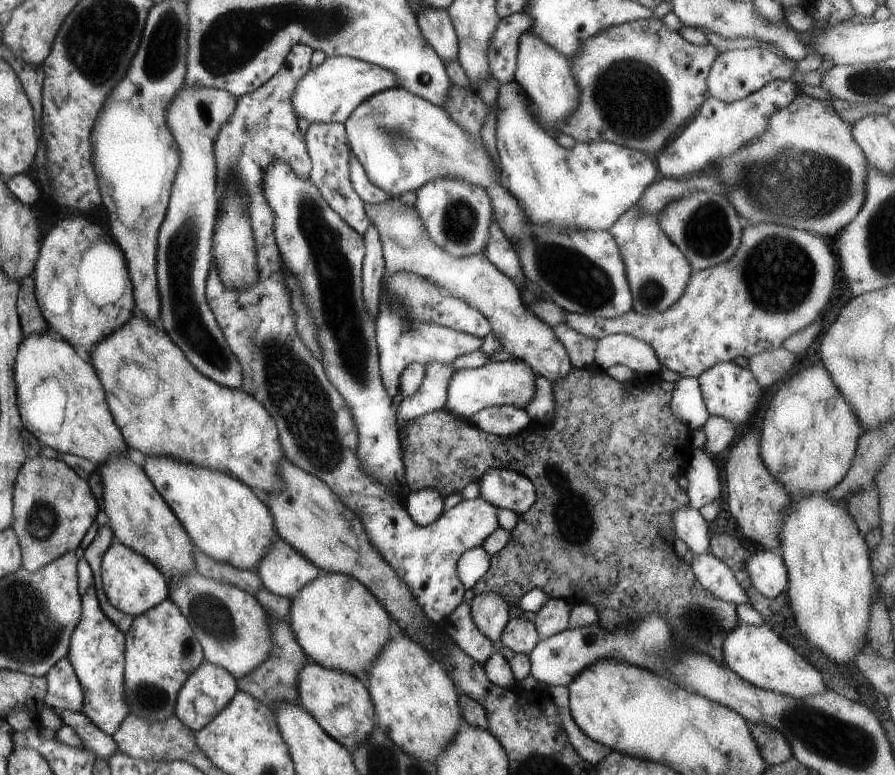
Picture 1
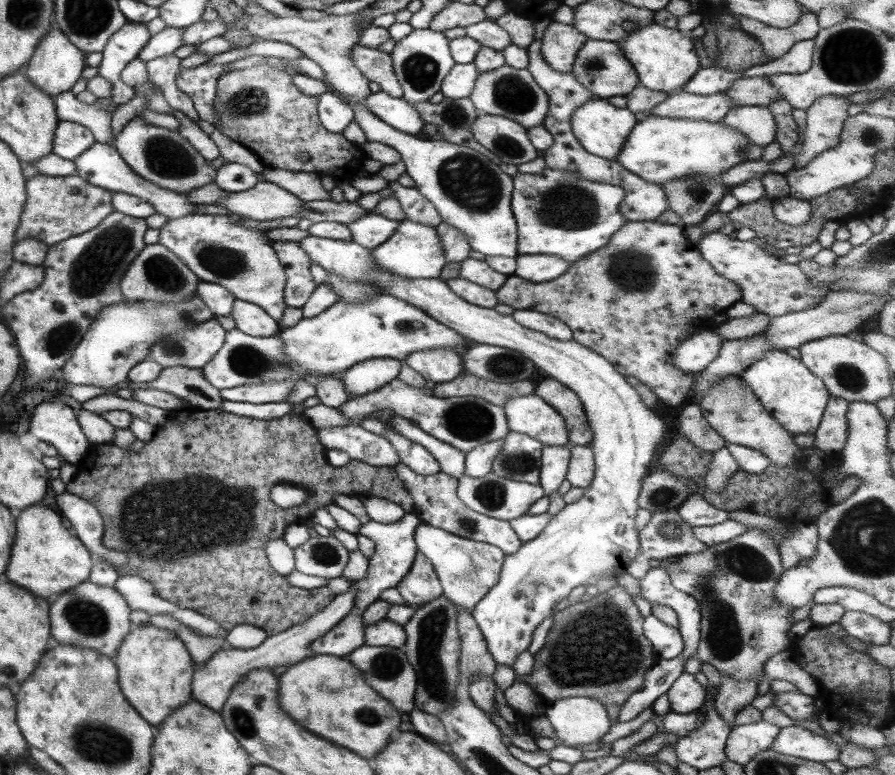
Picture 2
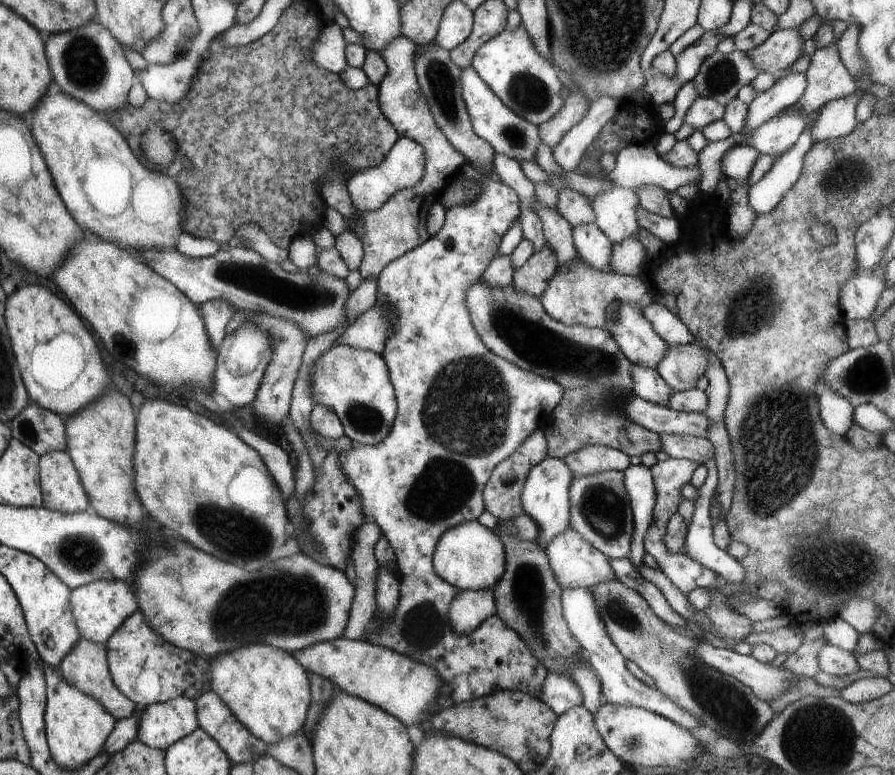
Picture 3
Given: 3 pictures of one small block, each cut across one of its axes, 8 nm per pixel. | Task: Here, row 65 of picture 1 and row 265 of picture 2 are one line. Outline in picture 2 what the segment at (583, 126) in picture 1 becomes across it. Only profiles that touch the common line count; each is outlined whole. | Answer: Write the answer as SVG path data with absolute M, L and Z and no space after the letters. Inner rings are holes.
M626 221L617 232L611 234L605 246L597 248L584 259L584 263L572 262L558 278L548 282L531 283L510 275L495 291L499 304L514 310L534 310L553 315L564 322L572 332L573 341L601 355L623 376L633 376L647 385L658 400L667 406L686 403L691 392L694 375L687 374L671 364L675 347L691 336L694 326L707 322L715 314L725 312L741 298L740 289L711 267L703 259L696 245L684 234L684 227L660 221Z

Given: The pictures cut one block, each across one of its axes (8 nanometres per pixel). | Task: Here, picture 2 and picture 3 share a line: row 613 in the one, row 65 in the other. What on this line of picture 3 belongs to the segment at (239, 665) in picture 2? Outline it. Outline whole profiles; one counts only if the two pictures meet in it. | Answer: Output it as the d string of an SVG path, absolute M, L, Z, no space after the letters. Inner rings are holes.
M327 20L310 51L312 62L326 72L339 75L349 68L345 57L346 43L342 30Z

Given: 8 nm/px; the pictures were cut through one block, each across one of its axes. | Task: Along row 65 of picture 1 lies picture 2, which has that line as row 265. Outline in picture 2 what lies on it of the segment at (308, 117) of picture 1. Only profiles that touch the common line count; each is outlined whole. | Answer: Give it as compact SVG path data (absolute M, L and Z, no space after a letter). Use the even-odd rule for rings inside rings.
M308 234L297 243L309 255L311 264L318 264L327 273L337 274L348 282L370 280L381 296L395 297L413 305L471 344L499 346L519 352L535 364L542 377L560 382L572 390L583 404L585 419L593 432L589 444L595 465L593 480L581 498L565 504L556 515L551 516L547 526L533 540L522 543L517 552L505 556L497 584L470 612L496 664L513 666L517 654L525 652L531 643L532 631L543 619L551 618L557 612L557 601L567 598L571 589L586 585L593 577L597 577L598 582L617 586L619 577L627 570L627 564L637 555L637 494L641 490L643 476L650 472L651 457L665 440L667 424L643 404L637 391L615 371L611 363L573 339L553 340L543 333L518 325L511 315L473 306L453 294L438 278L408 280L383 273L374 266L370 249L352 240L315 238Z

